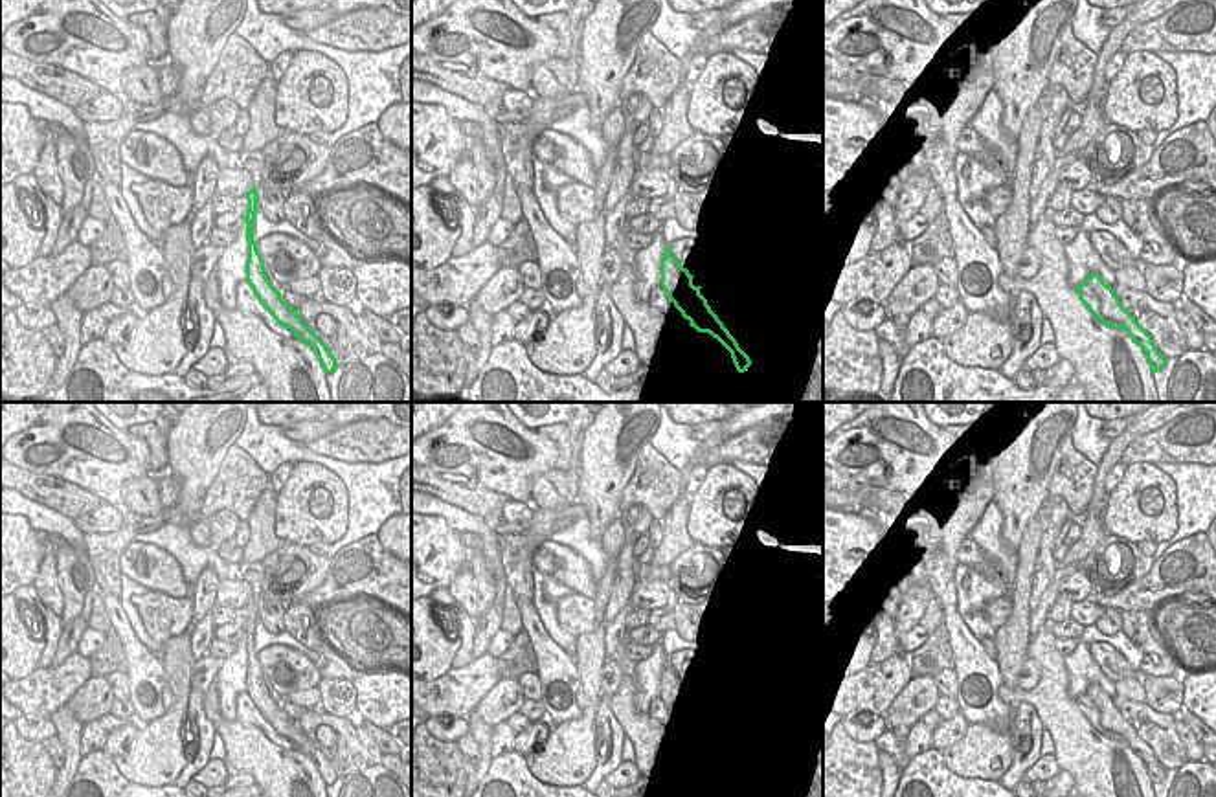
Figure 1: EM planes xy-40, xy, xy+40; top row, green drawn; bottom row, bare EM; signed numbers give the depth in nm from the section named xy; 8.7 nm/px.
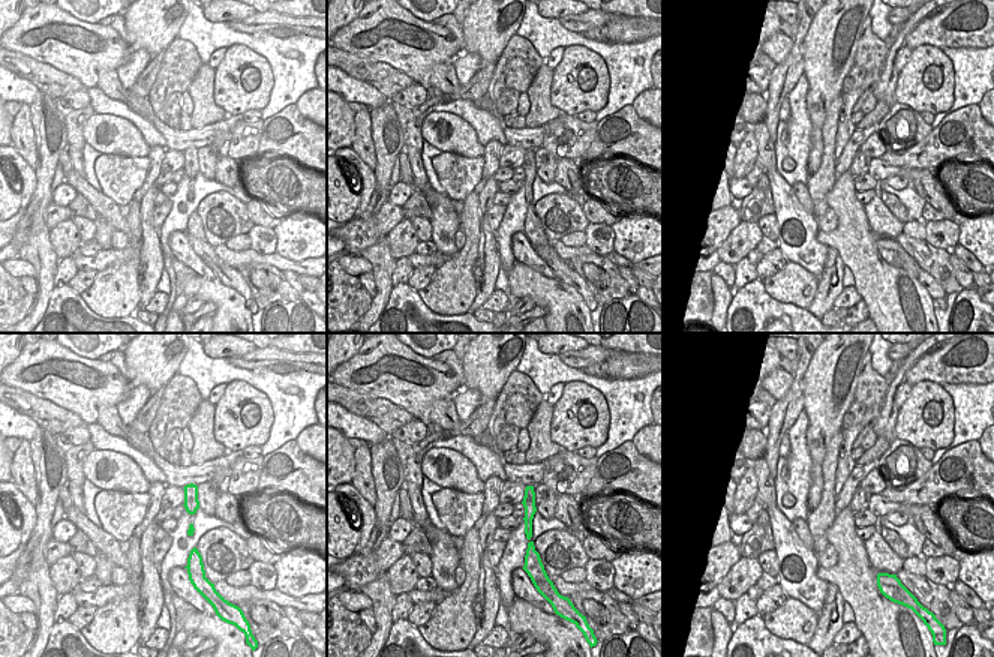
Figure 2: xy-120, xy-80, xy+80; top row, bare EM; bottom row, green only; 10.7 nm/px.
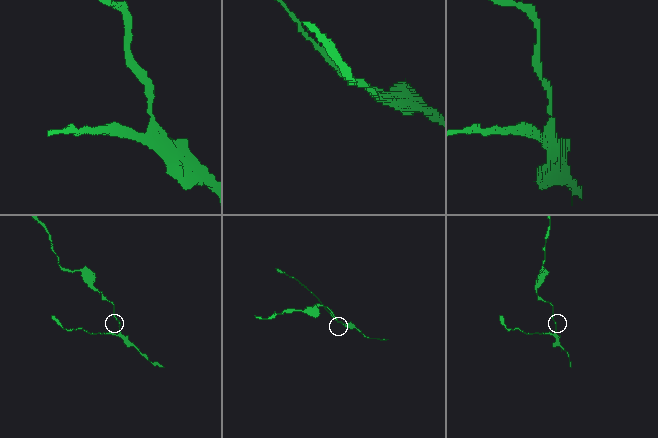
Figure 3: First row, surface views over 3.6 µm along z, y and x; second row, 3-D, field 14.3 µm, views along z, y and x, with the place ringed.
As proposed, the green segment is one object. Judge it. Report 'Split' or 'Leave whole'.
Split

